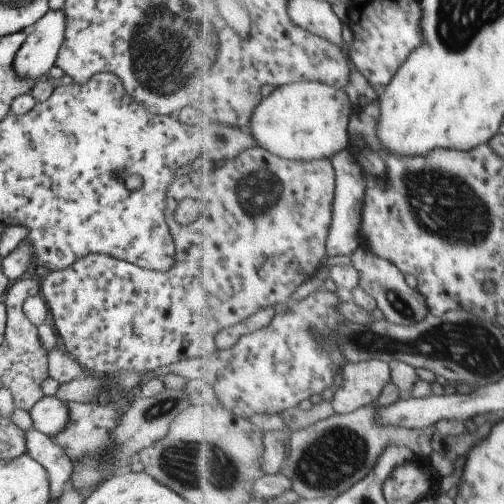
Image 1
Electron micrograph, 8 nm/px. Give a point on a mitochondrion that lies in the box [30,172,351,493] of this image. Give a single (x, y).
(180, 463)

